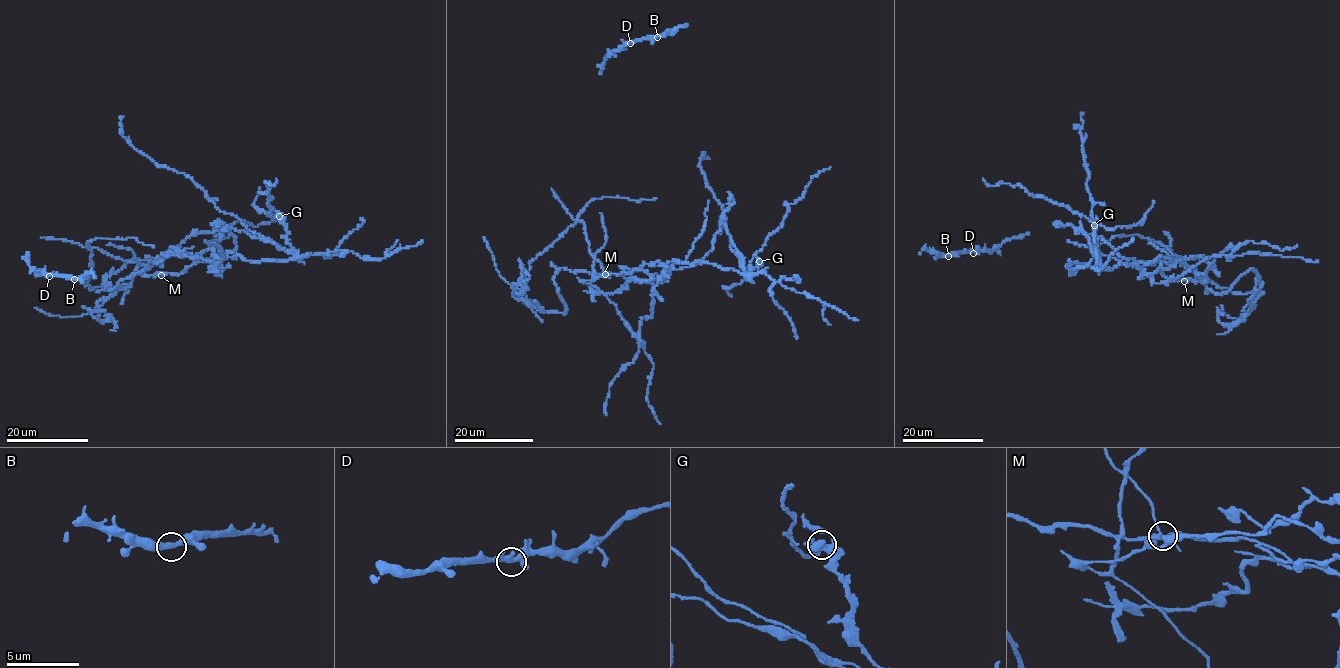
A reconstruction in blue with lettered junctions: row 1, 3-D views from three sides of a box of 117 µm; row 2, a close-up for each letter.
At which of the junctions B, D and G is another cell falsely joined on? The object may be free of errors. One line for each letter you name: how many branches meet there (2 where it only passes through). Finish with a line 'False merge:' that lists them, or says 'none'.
G: 2 branches meet
False merge: G

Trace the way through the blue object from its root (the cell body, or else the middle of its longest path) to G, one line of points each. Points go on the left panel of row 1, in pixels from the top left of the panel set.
G: (166, 254), (195, 255), (213, 247), (214, 257), (221, 258), (296, 258), (279, 216)

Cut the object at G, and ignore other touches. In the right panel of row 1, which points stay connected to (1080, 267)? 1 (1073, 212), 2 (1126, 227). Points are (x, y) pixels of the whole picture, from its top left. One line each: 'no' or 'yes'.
1: no
2: no

